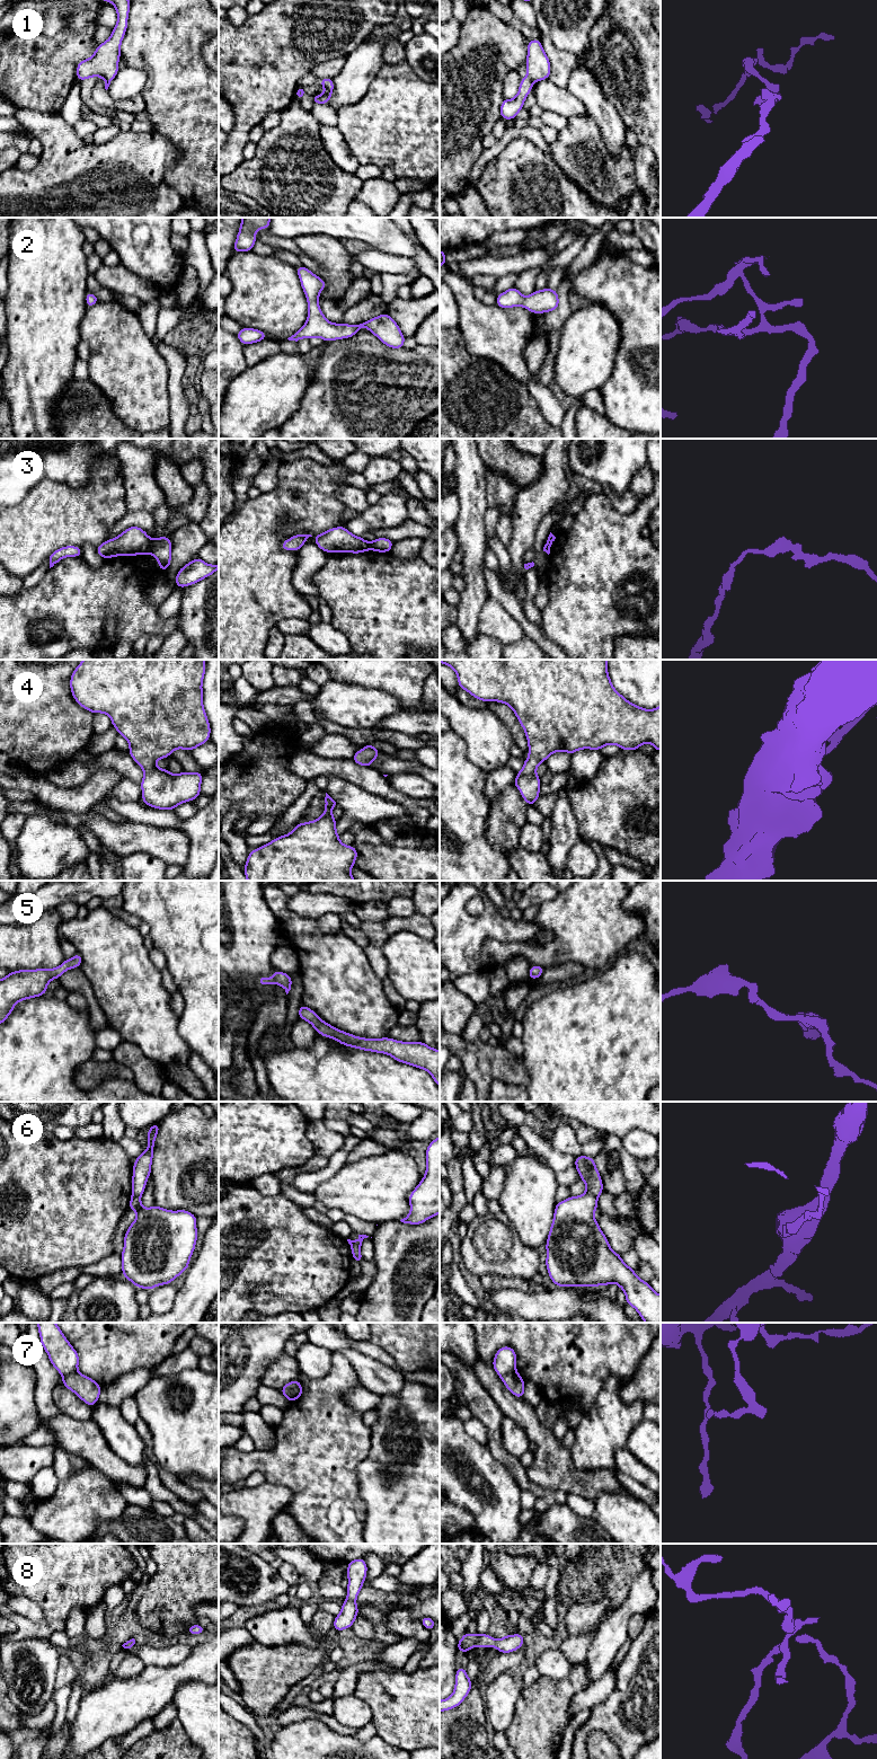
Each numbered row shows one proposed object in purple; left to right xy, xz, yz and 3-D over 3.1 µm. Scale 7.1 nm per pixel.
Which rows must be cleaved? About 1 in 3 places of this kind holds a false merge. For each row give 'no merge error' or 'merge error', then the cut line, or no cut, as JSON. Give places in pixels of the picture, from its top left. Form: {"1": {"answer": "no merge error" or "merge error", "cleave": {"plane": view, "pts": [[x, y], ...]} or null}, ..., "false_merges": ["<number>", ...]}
{"1": {"answer": "no merge error", "cleave": null}, "2": {"answer": "no merge error", "cleave": null}, "3": {"answer": "merge error", "cleave": {"plane": "xy", "pts": [[152, 540], [148, 551]]}}, "4": {"answer": "no merge error", "cleave": null}, "5": {"answer": "no merge error", "cleave": null}, "6": {"answer": "merge error", "cleave": {"plane": "yz", "pts": [[586, 1191], [596, 1198]]}}, "7": {"answer": "merge error", "cleave": {"plane": "yz", "pts": [[515, 1371], [507, 1372], [501, 1377]]}}, "8": {"answer": "no merge error", "cleave": null}, "false_merges": ["3", "6", "7"]}

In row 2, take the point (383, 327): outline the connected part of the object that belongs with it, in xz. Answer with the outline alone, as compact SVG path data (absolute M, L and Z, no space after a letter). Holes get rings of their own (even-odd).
M298 266L295 269L308 300L309 313L304 326L289 337L289 341L298 342L301 338L319 337L325 342L330 342L353 337L362 327L365 327L384 345L391 348L404 348L406 337L398 324L387 312L355 325L328 321L318 303L319 294L327 283L304 266Z

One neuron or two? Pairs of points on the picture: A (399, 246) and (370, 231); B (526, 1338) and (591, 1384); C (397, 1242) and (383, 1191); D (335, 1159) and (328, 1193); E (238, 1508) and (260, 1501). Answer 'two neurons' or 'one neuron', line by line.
A: one neuron
B: one neuron
C: two neurons
D: two neurons
E: one neuron

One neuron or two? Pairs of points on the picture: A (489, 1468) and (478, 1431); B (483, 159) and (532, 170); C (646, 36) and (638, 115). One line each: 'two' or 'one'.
A: two
B: two
C: one

